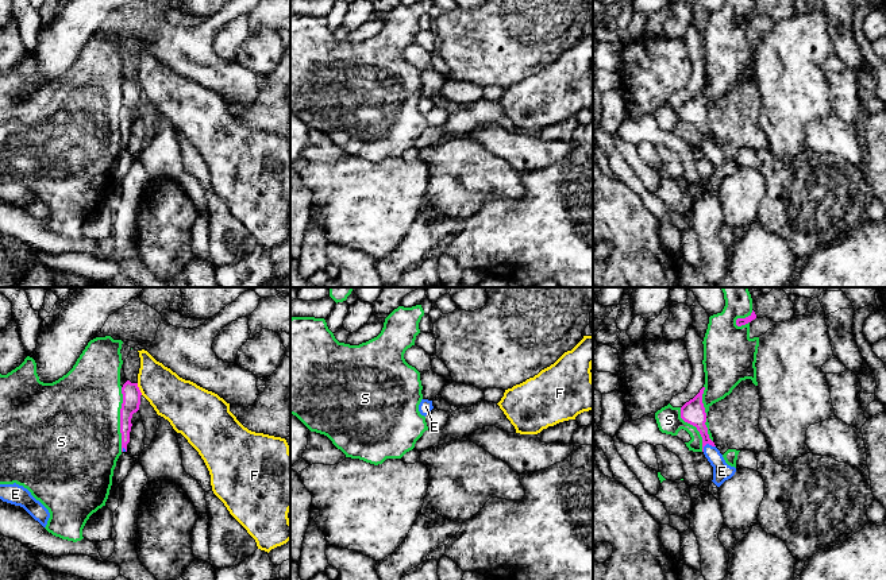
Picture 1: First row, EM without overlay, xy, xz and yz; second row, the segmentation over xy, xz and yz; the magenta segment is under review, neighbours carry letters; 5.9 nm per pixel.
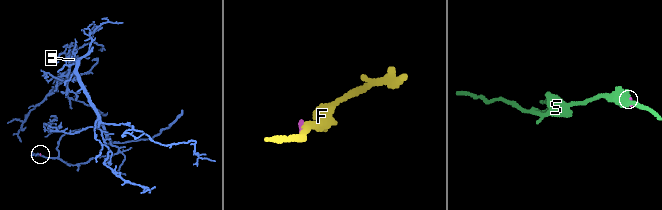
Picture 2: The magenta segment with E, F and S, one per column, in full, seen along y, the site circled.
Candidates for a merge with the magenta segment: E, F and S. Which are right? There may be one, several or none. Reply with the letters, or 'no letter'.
E

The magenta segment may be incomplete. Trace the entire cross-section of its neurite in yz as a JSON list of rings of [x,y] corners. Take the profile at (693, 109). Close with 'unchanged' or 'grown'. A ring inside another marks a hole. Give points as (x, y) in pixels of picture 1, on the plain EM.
[[[702,85],[693,97],[686,100],[681,105],[681,116],[685,120],[696,124],[697,128],[700,129],[702,135],[702,150],[705,155],[708,156],[708,159],[710,161],[710,163],[713,165],[713,178],[712,179],[717,185],[720,185],[725,178],[731,177],[735,173],[736,166],[725,161],[723,152],[716,146],[714,140],[709,136],[708,125],[705,123],[706,111],[705,111],[705,105],[702,101],[704,88],[705,85]]]; grown

